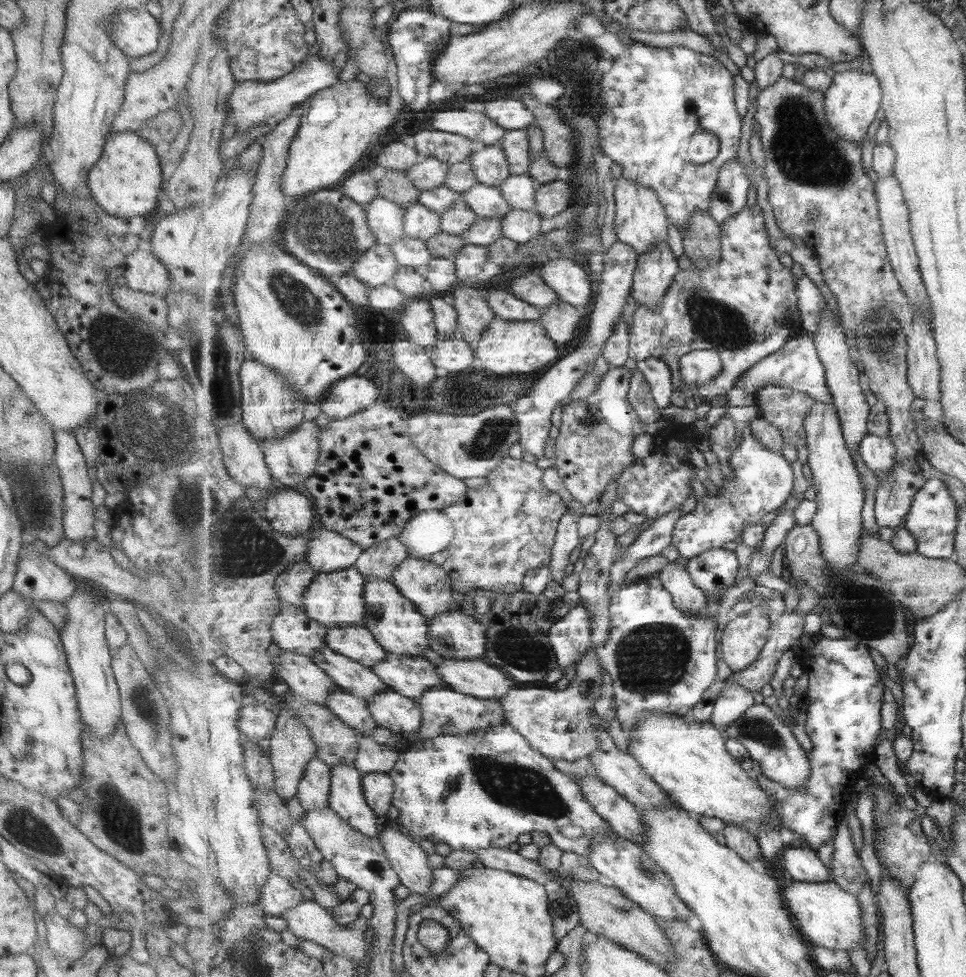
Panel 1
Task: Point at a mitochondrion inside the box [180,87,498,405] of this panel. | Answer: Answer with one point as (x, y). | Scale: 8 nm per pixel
(318, 225)

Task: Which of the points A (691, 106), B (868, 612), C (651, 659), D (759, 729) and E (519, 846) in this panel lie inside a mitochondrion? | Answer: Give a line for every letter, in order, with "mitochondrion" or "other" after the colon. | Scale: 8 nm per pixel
A: mitochondrion
B: mitochondrion
C: mitochondrion
D: mitochondrion
E: other

